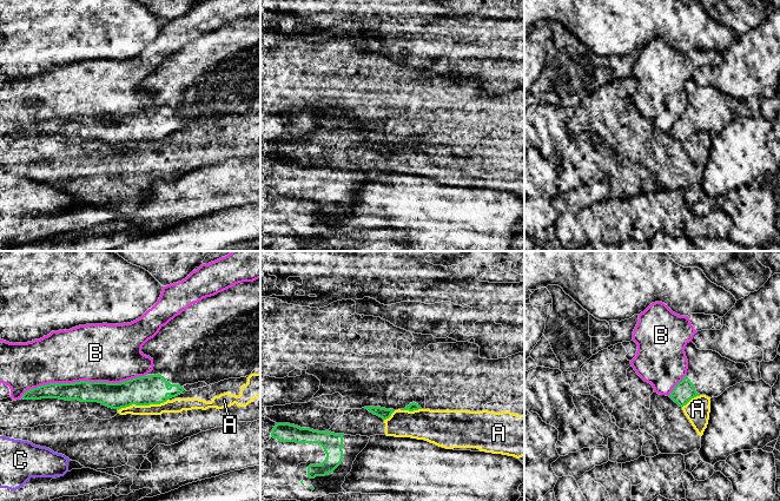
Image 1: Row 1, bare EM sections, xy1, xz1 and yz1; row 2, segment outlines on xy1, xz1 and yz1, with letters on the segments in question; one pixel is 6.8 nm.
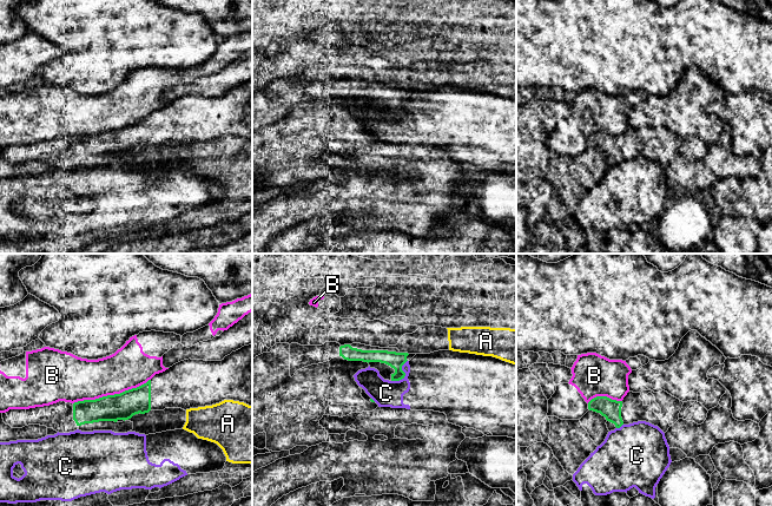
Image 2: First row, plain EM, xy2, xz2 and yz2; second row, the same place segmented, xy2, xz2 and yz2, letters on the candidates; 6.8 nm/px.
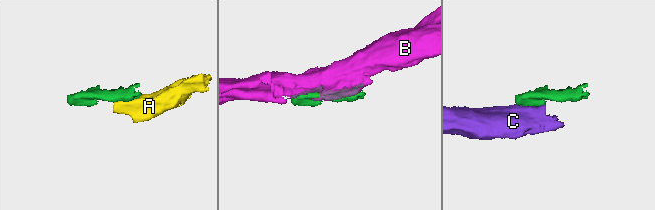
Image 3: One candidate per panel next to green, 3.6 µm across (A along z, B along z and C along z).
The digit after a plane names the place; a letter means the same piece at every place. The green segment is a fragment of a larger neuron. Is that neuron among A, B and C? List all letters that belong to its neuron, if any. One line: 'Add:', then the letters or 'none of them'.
Add: none of them

